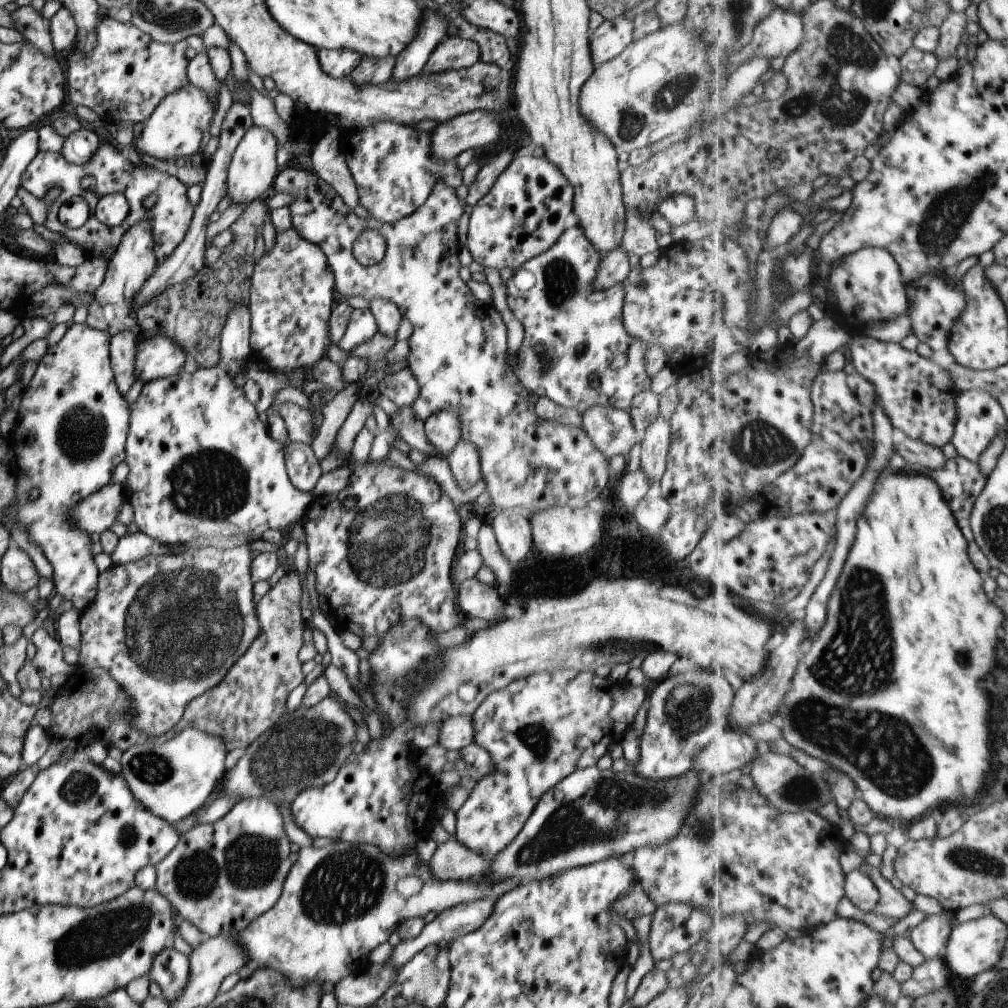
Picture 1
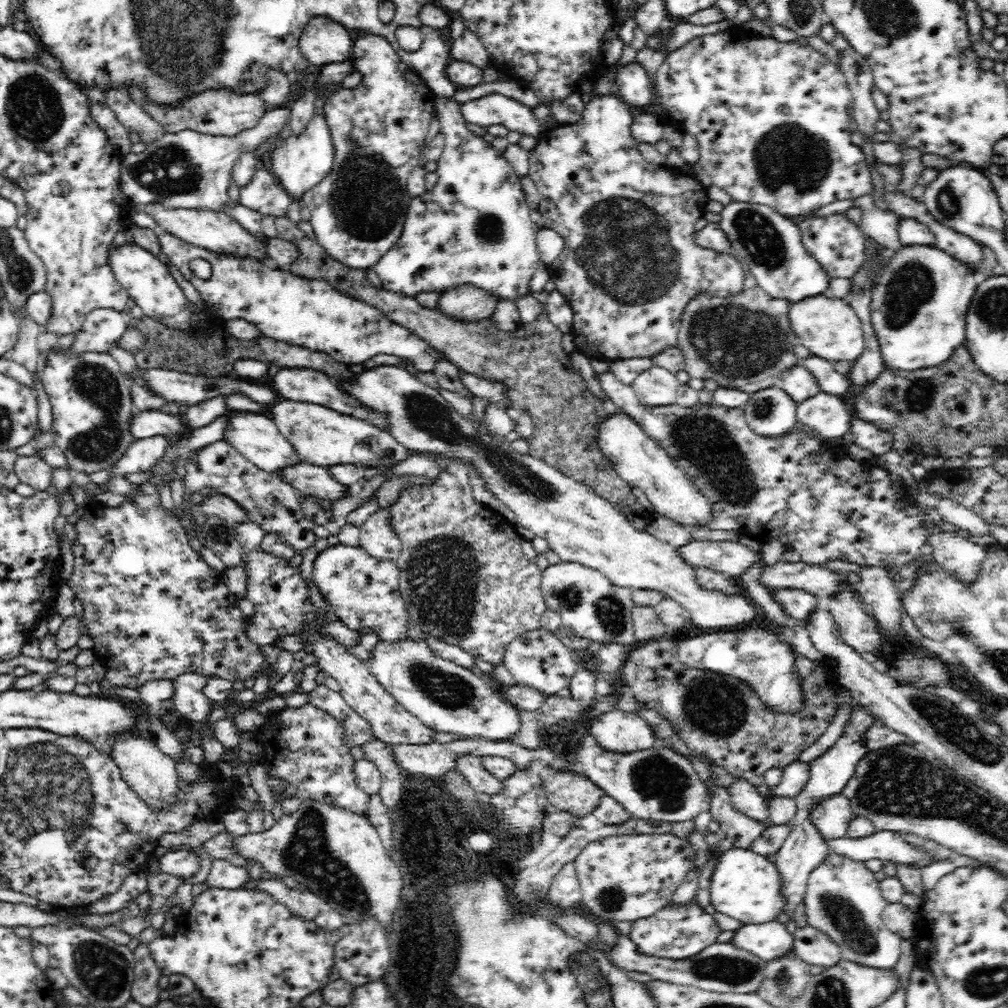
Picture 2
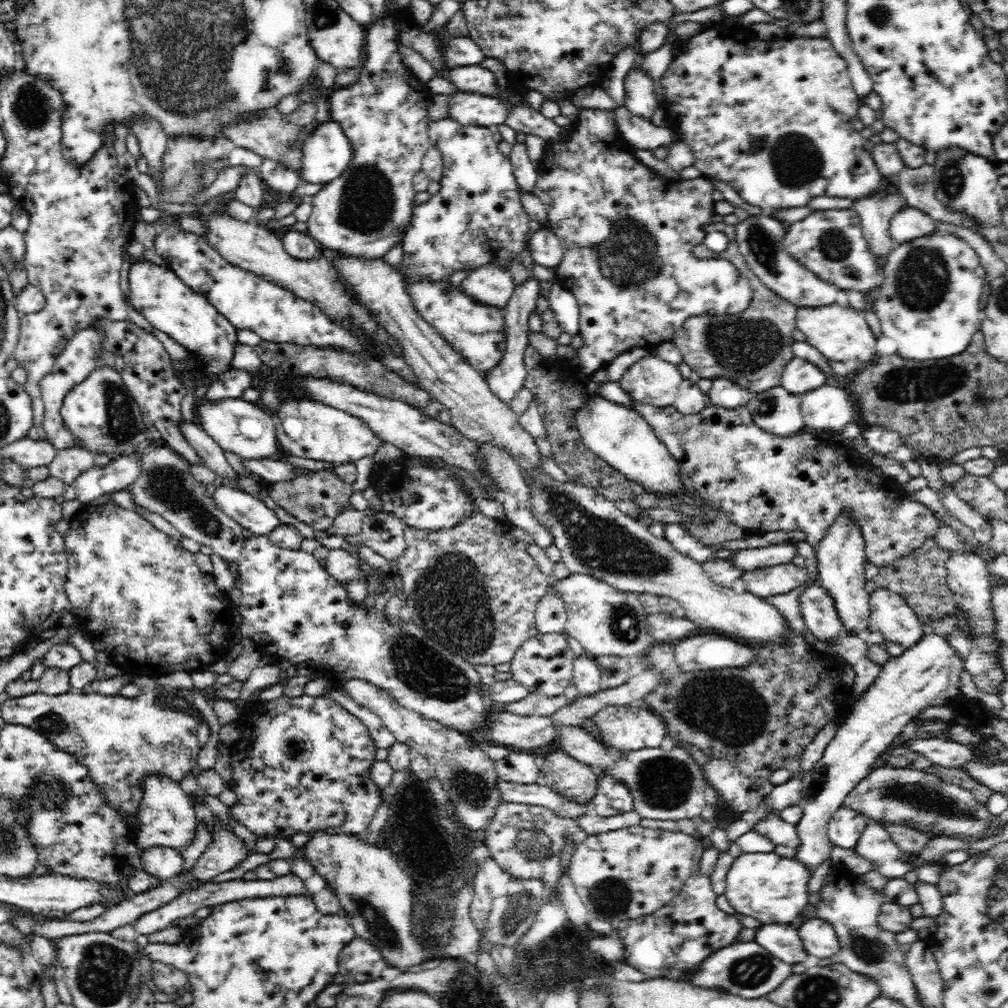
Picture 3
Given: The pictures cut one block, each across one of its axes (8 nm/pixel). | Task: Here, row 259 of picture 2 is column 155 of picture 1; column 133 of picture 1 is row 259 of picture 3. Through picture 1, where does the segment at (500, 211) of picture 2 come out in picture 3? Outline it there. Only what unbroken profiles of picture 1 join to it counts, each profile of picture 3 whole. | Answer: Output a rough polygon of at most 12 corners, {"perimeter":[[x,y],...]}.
{"perimeter":[[429,119],[441,188],[402,278],[527,261],[530,219],[495,130]]}

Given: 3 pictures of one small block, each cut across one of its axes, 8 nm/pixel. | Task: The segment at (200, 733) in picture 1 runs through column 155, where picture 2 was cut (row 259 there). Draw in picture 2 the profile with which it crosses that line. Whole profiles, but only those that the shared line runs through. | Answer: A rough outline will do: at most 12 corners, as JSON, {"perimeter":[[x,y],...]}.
{"perimeter":[[734,200],[719,225],[772,298],[828,290],[791,217]]}

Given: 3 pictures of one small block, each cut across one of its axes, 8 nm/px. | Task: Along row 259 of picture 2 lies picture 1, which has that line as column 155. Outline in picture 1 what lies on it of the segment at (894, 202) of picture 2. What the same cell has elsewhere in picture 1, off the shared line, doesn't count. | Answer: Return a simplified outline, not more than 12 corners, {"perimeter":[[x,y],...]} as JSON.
{"perimeter":[[168,946],[148,976],[172,1004],[186,988],[189,958]]}

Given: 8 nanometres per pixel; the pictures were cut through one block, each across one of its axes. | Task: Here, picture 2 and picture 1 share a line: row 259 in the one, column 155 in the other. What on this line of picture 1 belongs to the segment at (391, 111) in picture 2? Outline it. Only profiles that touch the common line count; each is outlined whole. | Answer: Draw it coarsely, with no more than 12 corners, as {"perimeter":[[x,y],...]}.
{"perimeter":[[173,338],[140,339],[134,376],[143,384],[182,371],[186,352]]}

